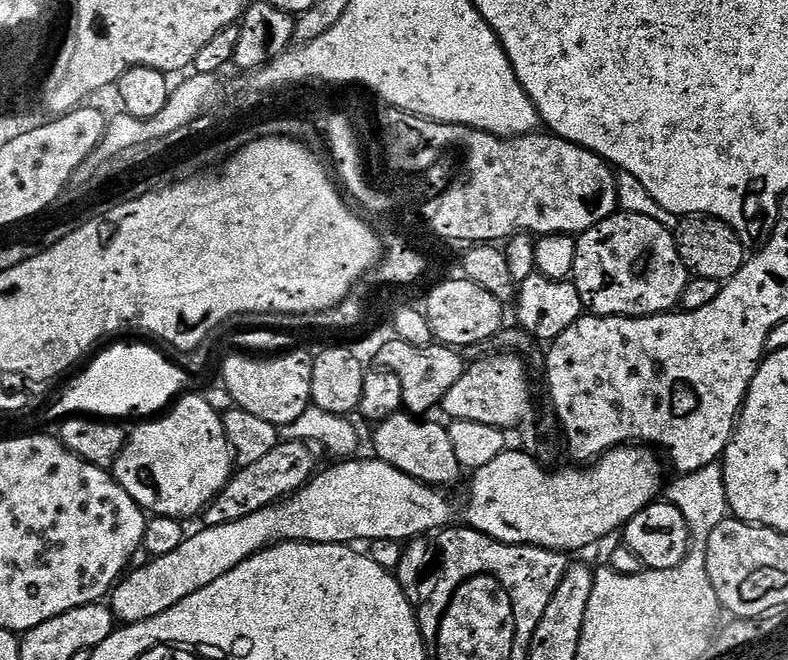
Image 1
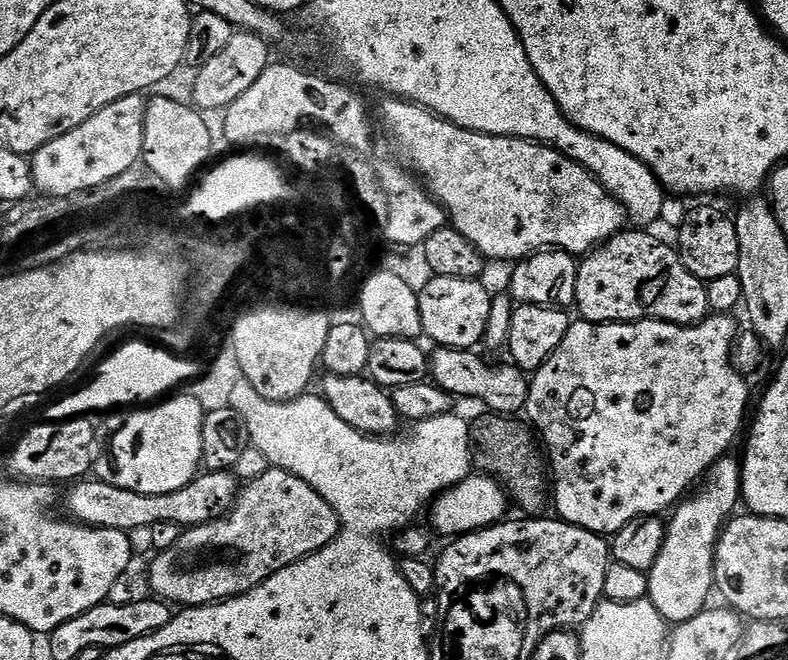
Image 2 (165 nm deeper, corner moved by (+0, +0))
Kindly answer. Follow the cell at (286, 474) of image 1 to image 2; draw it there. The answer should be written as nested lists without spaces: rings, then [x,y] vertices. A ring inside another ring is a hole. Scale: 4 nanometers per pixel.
[[[232,470],[222,472],[201,471],[196,479],[182,486],[182,490],[174,490],[174,494],[138,494],[134,490],[122,490],[122,486],[107,484],[99,478],[84,478],[73,483],[68,492],[68,508],[77,521],[90,524],[94,528],[109,528],[129,534],[135,533],[135,528],[148,530],[156,523],[172,522],[179,524],[184,530],[197,528],[200,524],[209,524],[211,520],[217,520],[232,509],[233,503],[238,495],[236,488],[236,475]]]

